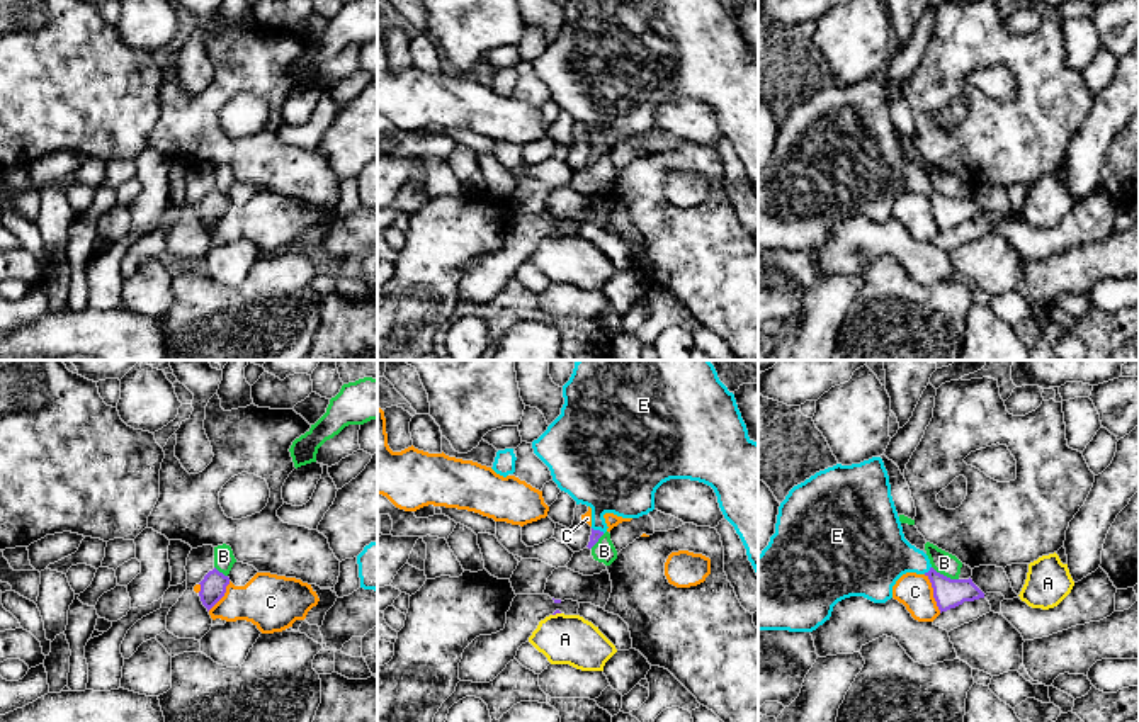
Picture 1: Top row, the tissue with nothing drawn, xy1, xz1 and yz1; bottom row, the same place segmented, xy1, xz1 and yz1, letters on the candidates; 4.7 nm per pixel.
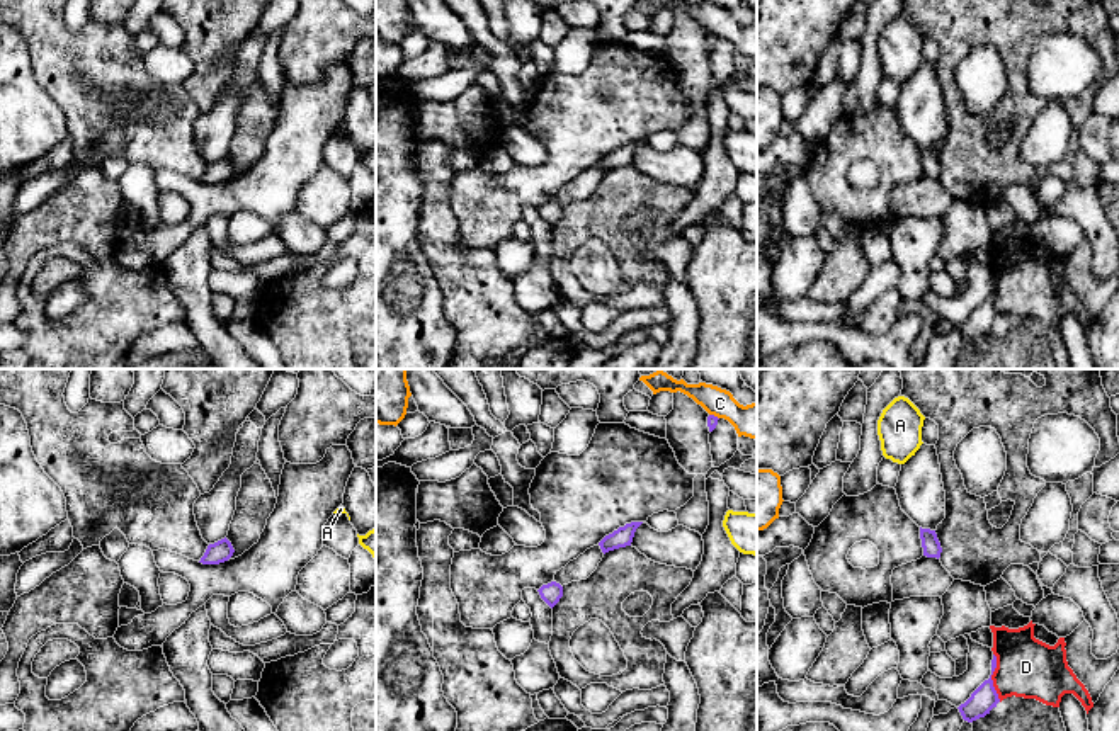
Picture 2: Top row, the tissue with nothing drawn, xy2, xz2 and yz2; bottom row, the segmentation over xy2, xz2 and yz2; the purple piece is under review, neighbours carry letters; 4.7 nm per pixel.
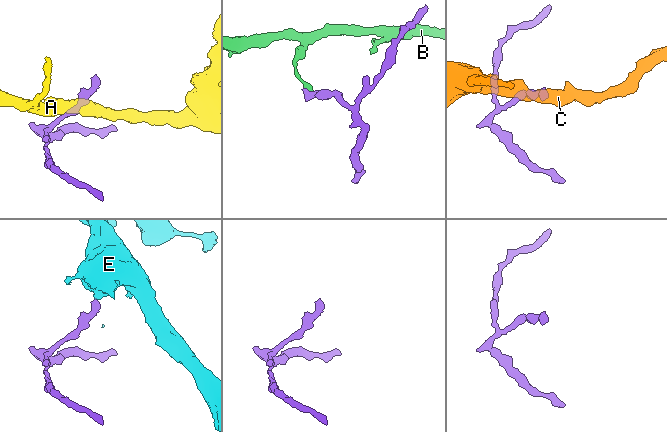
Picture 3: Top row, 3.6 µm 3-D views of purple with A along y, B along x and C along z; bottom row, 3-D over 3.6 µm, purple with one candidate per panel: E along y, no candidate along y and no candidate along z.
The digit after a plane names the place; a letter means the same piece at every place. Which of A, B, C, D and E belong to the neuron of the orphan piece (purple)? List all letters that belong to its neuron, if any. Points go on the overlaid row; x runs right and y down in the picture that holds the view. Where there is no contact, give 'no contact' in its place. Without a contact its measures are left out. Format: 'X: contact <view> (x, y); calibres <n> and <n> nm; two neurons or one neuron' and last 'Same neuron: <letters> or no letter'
A: contact xz1 (556, 612); calibres 20 and 240 nm; two neurons
B: contact yz1 (946, 576); calibres 140 and 110 nm; two neurons
C: contact yz1 (934, 593); calibres 140 and 170 nm; two neurons
D: contact yz2 (990, 677); calibres 120 and 280 nm; two neurons
E: contact yz1 (929, 571); calibres 140 and 280 nm; one neuron
Same neuron: E

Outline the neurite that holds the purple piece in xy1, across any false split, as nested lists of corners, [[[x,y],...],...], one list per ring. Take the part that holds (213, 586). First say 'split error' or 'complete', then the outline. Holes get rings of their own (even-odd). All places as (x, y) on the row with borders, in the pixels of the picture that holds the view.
complete; [[[216,567],[209,571],[201,584],[201,601],[207,612],[224,596],[230,578],[219,573]]]

